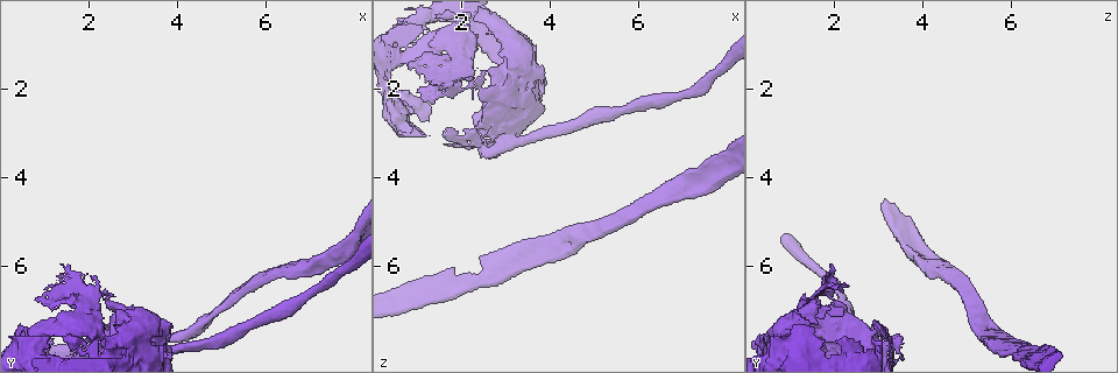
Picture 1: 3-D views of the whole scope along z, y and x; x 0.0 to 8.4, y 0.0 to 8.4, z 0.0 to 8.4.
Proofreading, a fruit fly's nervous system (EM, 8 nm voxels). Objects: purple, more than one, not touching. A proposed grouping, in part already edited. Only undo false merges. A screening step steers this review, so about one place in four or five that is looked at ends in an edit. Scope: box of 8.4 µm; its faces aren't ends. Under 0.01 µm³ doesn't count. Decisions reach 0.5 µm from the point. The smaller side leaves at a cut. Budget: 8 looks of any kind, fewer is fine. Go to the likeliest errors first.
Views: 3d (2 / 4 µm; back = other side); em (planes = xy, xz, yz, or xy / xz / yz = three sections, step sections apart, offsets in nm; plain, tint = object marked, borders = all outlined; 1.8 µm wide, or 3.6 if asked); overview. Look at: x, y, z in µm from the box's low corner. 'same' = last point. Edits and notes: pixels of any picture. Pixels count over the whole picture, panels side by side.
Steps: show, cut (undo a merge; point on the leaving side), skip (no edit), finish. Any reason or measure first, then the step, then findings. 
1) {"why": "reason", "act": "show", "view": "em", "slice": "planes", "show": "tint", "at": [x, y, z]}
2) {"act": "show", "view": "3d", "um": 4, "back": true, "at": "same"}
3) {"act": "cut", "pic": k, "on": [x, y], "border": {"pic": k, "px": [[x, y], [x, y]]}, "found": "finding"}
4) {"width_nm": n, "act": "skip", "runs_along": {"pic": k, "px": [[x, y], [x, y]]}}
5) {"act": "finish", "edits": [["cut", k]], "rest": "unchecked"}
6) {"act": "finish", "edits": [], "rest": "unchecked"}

{"why": "sharp bend", "act": "show", "view": "3d", "um": 2, "at": [0.80, 7.50, 1.35]}

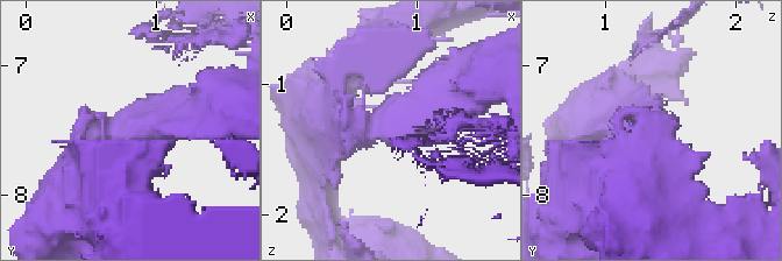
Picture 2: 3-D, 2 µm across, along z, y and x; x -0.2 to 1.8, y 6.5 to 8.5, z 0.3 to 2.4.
{"why": "need the tissue", "act": "show", "view": "em", "slice": "xy", "step": 8, "show": "plain", "at": [0.80, 7.46, 1.32]}

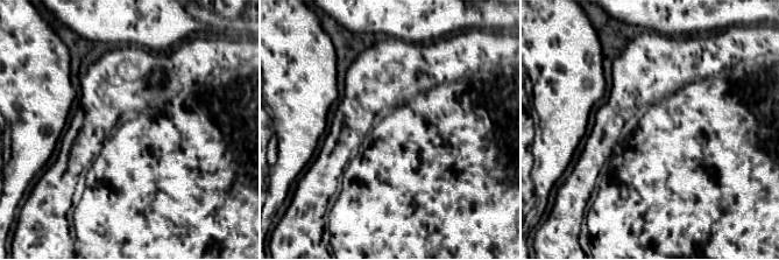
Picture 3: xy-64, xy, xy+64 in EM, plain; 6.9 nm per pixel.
{"act": "show", "view": "em", "slice": "xy", "step": 8, "show": "tint", "at": "same"}

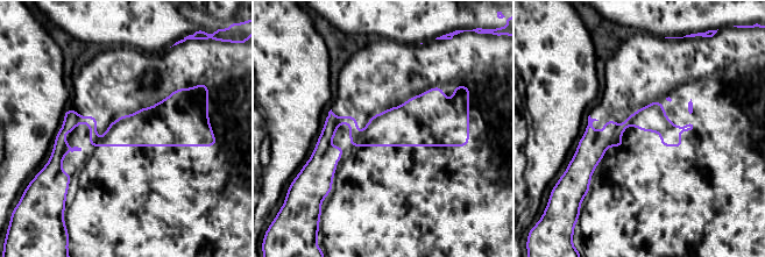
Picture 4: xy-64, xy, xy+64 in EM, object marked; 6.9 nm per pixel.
{"act": "skip", "runs_along": {"pic": 4, "px": [[453, 125], [338, 121], [317, 151]]}, "found": "one neuron here"}

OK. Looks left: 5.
{"why": "arms run side by side", "act": "show", "view": "em", "slice": "planes", "show": "tint", "at": [4.25, 7.50, 5.50]}

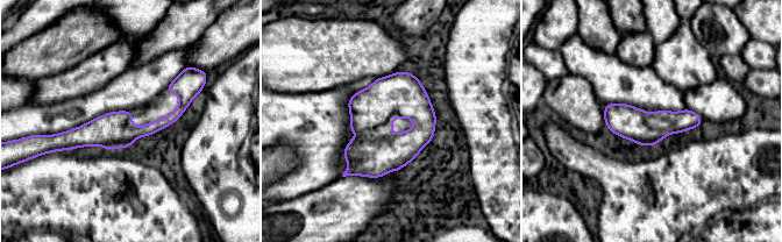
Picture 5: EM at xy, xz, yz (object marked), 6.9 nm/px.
{"act": "skip", "found": "all the same neuron"}

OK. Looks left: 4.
{"act": "show", "view": "3d", "um": 4, "at": [7.90, 5.60, 3.75]}

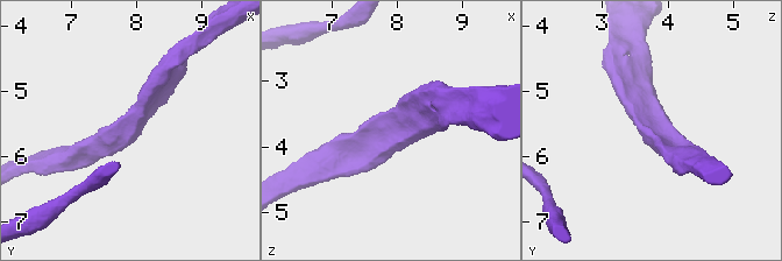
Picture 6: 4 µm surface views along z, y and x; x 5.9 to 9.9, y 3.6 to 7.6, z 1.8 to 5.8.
{"act": "show", "view": "em", "um": 3.6, "slice": "planes", "show": "borders", "at": [7.85, 5.65, 3.80]}

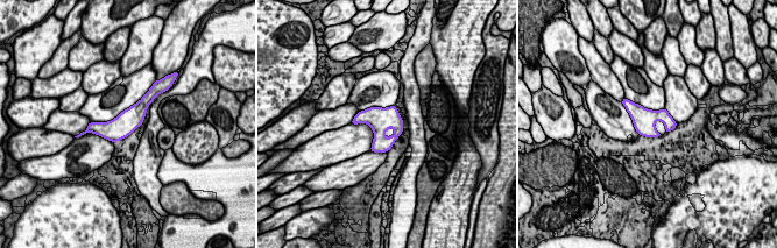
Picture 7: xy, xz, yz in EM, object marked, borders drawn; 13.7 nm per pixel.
{"act": "skip", "found": "one neuron here"}

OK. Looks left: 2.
{"act": "finish", "edits": [], "rest": "unchecked"}

